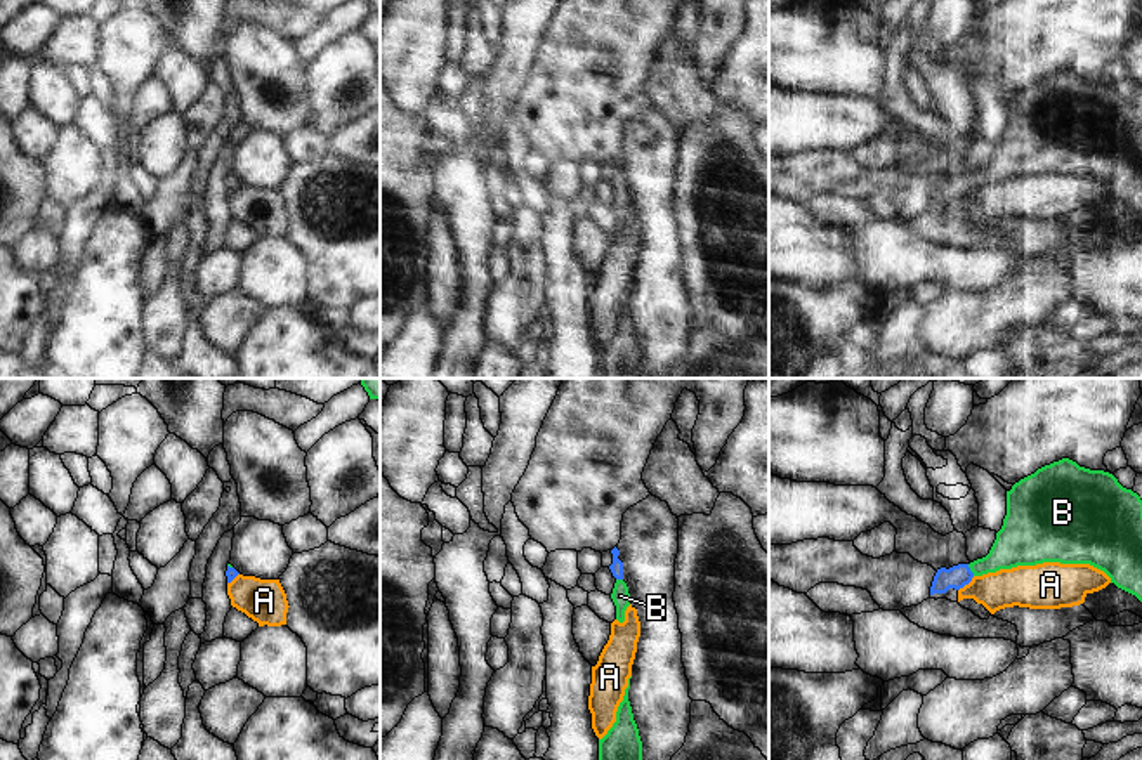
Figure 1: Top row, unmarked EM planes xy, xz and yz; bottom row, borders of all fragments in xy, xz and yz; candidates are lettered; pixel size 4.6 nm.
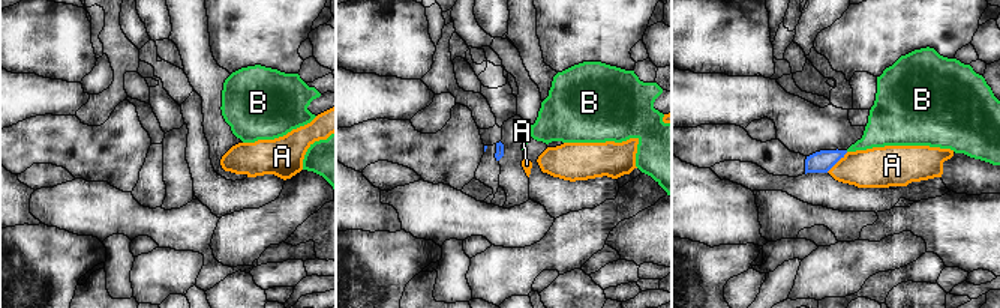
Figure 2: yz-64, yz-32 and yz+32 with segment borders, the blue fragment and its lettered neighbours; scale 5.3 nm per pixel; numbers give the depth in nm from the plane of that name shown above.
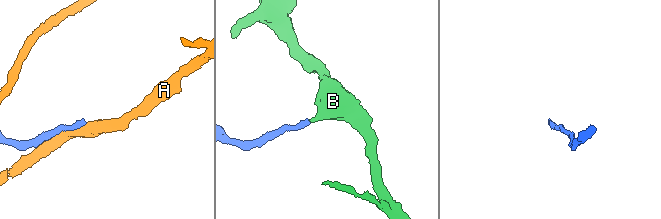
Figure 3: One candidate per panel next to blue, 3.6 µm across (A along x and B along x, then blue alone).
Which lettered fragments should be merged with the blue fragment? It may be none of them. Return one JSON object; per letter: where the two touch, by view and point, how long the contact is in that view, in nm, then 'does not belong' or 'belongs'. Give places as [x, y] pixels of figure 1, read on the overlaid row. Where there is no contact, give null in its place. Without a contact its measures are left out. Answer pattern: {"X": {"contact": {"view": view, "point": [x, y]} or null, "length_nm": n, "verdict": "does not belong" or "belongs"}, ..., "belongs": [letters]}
{"A": {"contact": {"view": "yz", "point": [965, 583]}, "length_nm": 100, "verdict": "does not belong"}, "B": {"contact": {"view": "yz", "point": [969, 570]}, "length_nm": 70, "verdict": "belongs"}, "belongs": ["B"]}

